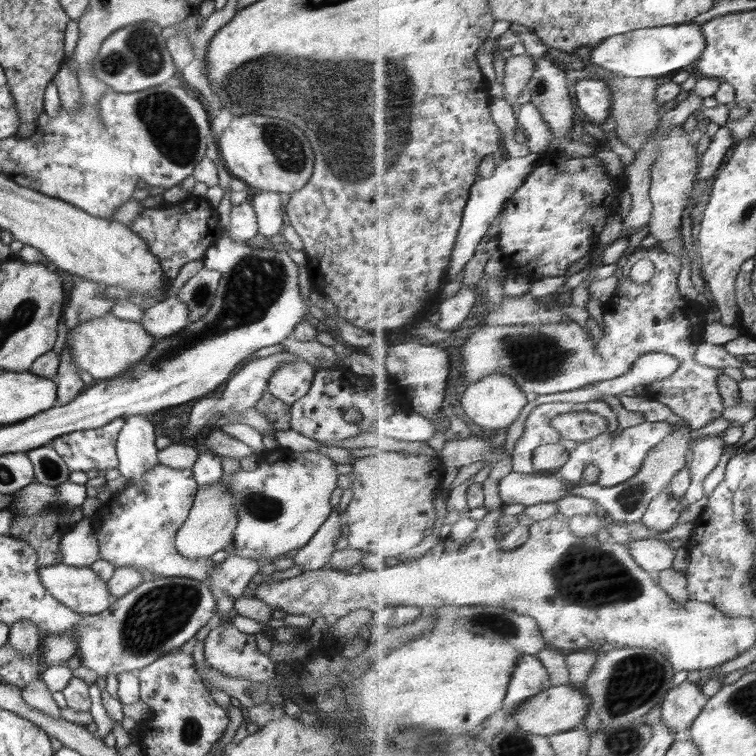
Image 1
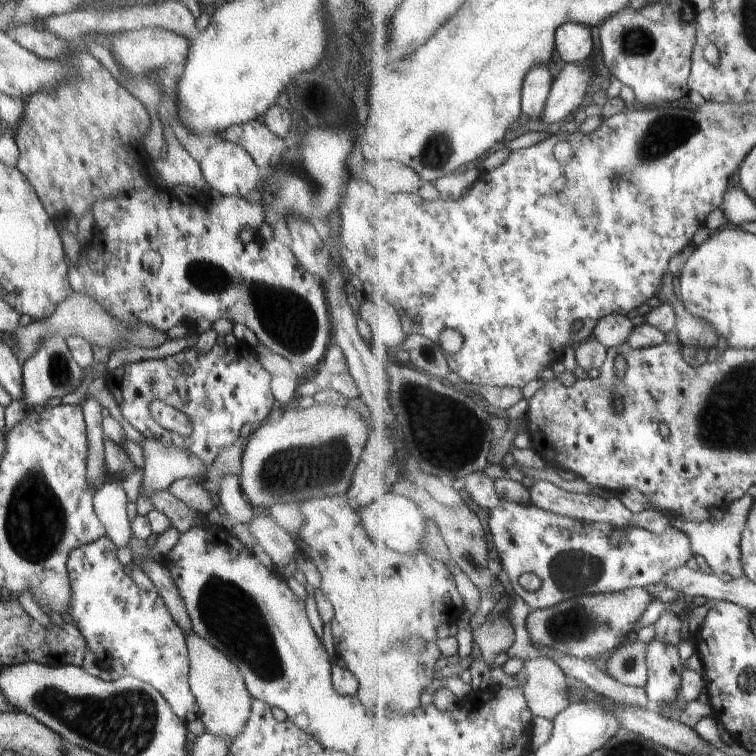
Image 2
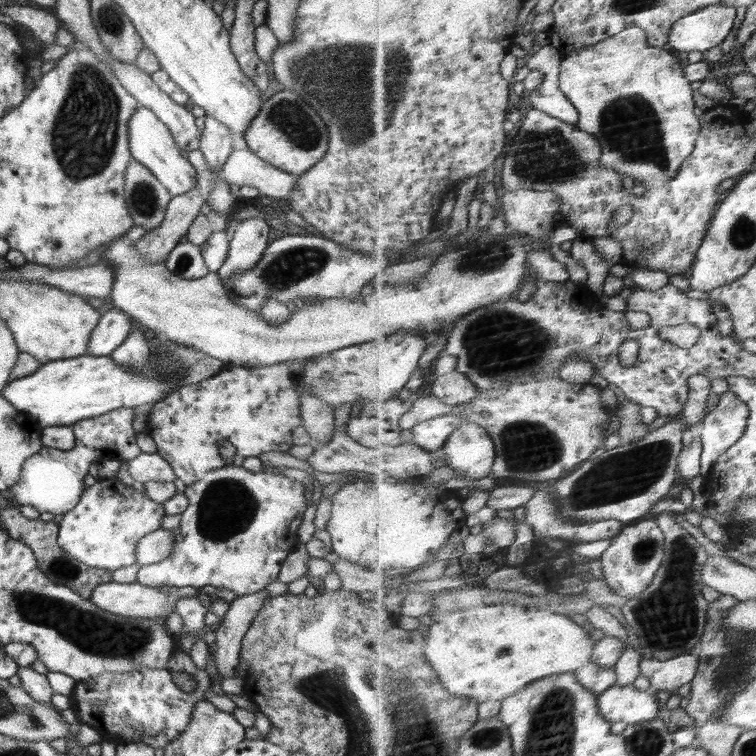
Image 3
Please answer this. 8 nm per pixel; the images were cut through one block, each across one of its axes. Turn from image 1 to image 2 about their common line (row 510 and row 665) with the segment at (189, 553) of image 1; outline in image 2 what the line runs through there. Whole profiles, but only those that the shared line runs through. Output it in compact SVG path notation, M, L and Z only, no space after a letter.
M194 631L186 633L184 640L189 654L189 689L198 701L199 718L208 732L223 738L230 746L251 716L253 697L246 688L241 672L225 654Z

